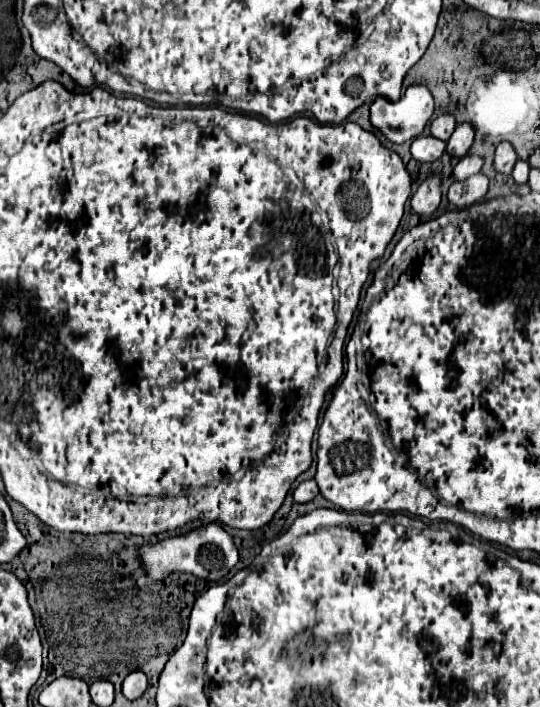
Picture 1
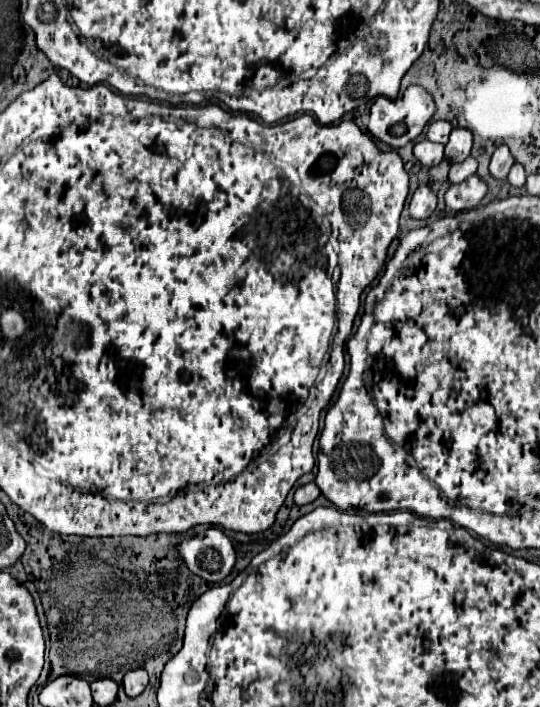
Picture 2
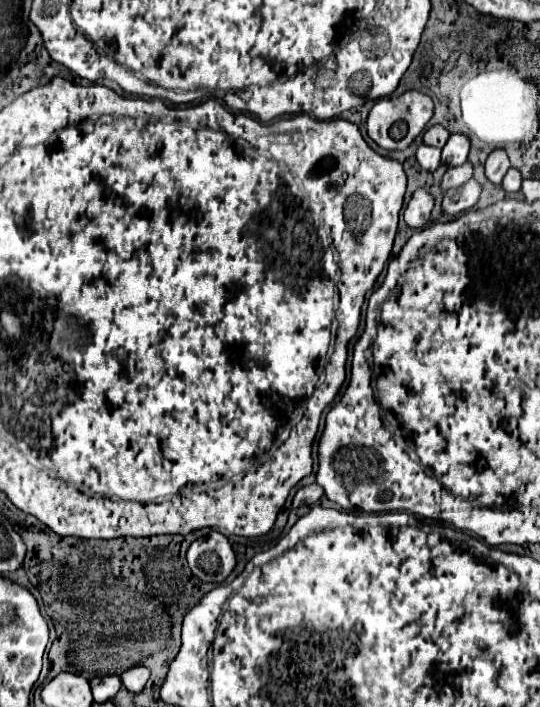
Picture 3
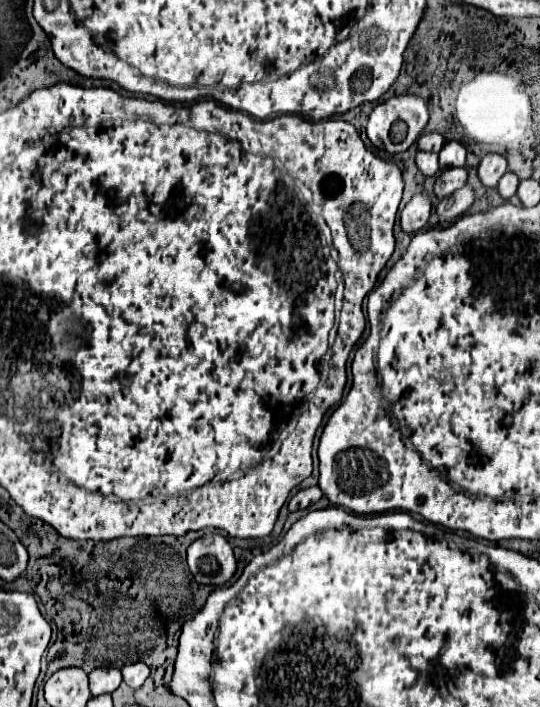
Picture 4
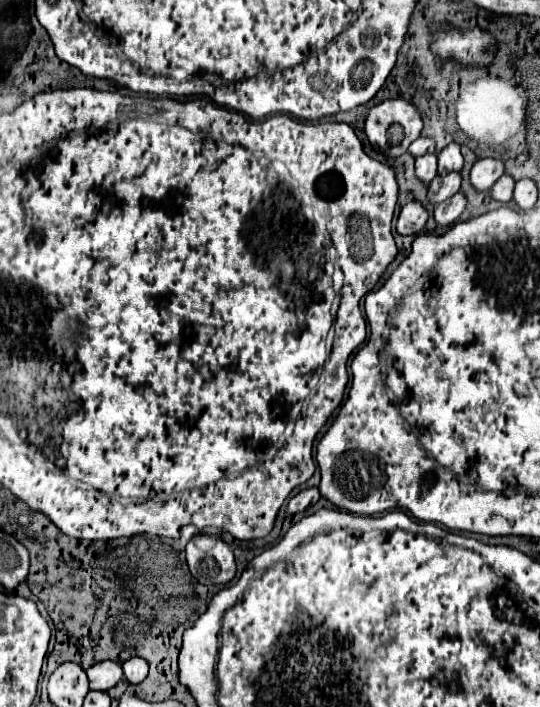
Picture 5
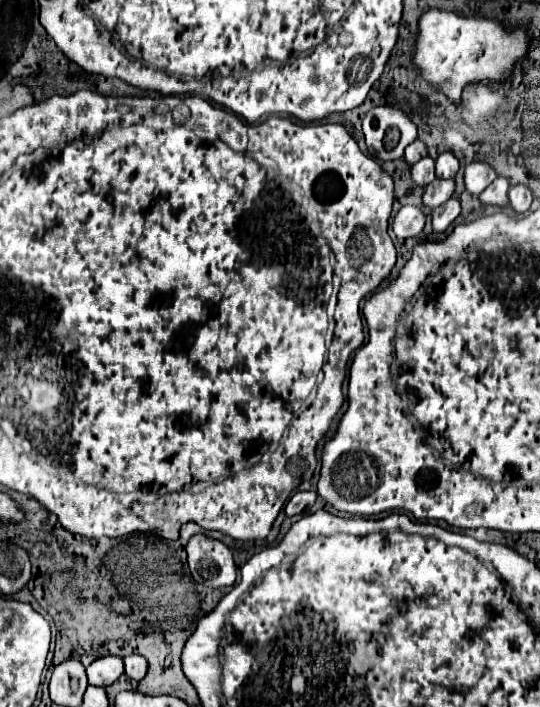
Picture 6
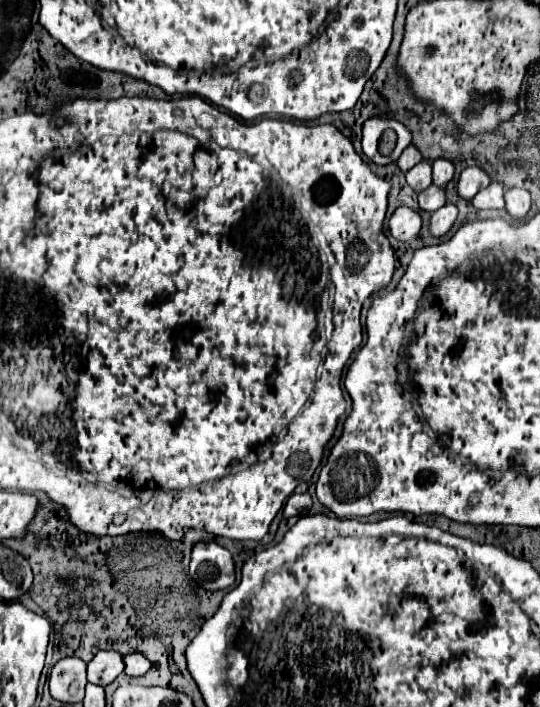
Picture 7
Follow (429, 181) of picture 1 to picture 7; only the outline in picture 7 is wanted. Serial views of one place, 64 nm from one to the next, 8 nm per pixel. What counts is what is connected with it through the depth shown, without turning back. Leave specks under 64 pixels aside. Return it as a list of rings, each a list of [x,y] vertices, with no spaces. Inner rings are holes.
[[[400,206],[390,218],[390,234],[400,242],[414,240],[420,228],[422,228],[420,214],[408,206]]]

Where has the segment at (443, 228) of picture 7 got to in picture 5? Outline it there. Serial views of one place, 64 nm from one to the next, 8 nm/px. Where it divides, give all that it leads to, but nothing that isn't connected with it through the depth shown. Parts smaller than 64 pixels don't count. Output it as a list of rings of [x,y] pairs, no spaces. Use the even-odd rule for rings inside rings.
[[[458,192],[434,208],[434,218],[440,226],[448,226],[458,220],[458,216],[464,212],[464,208],[466,208],[466,196],[462,192]]]

